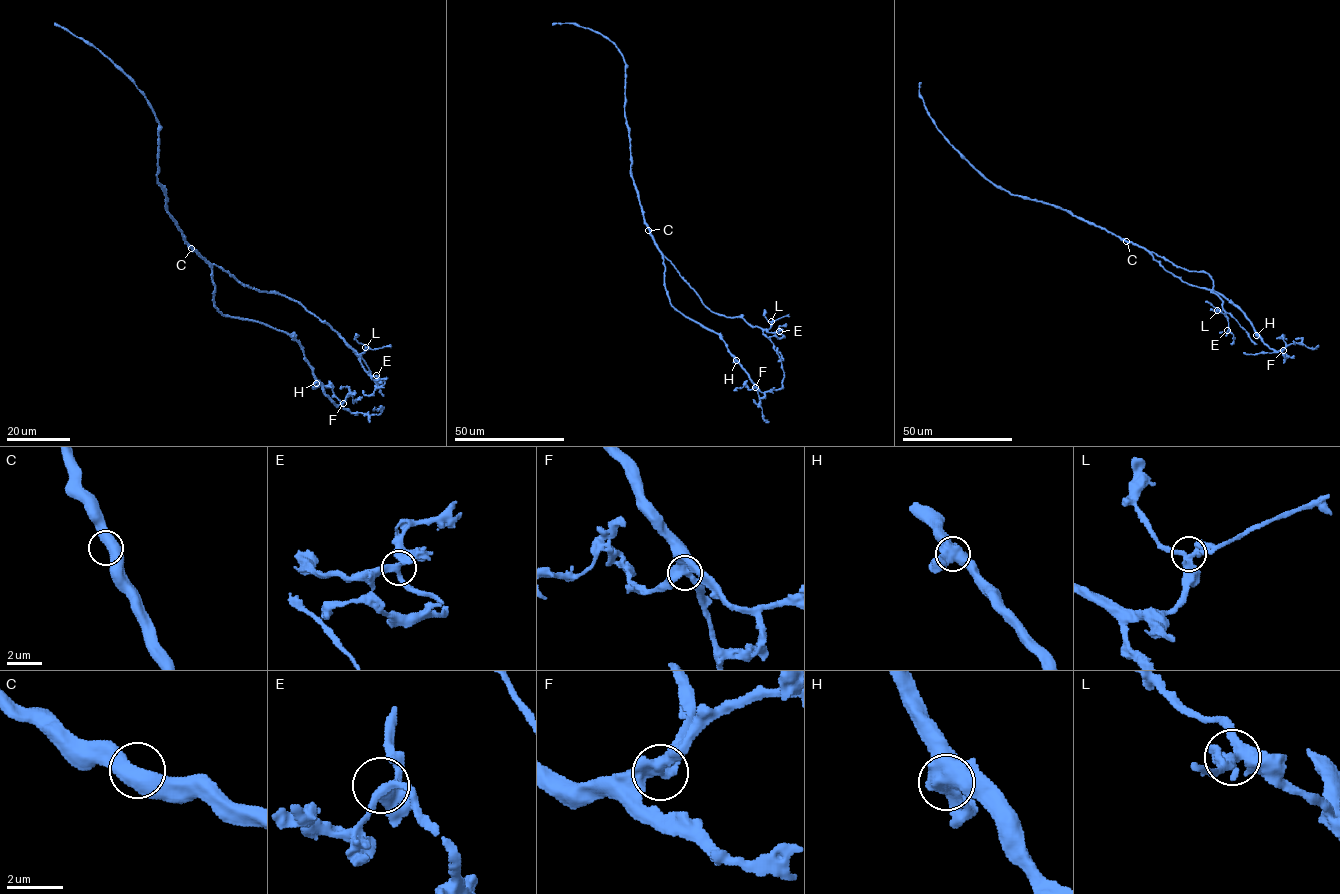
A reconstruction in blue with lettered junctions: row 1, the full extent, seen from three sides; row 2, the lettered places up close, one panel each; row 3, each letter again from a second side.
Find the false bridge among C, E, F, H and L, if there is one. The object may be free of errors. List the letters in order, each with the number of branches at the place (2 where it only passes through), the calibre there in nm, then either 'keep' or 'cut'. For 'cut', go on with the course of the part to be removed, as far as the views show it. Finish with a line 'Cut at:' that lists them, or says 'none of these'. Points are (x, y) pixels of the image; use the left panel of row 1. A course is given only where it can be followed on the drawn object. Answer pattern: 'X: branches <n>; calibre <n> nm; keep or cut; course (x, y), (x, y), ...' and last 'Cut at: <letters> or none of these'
C: branches 2; calibre 550 nm; keep
E: branches 3; calibre 280 nm; keep
F: branches 3; calibre 400 nm; keep
H: branches 3; calibre 550 nm; keep
L: branches 3; calibre 400 nm; keep
Cut at: none of these

